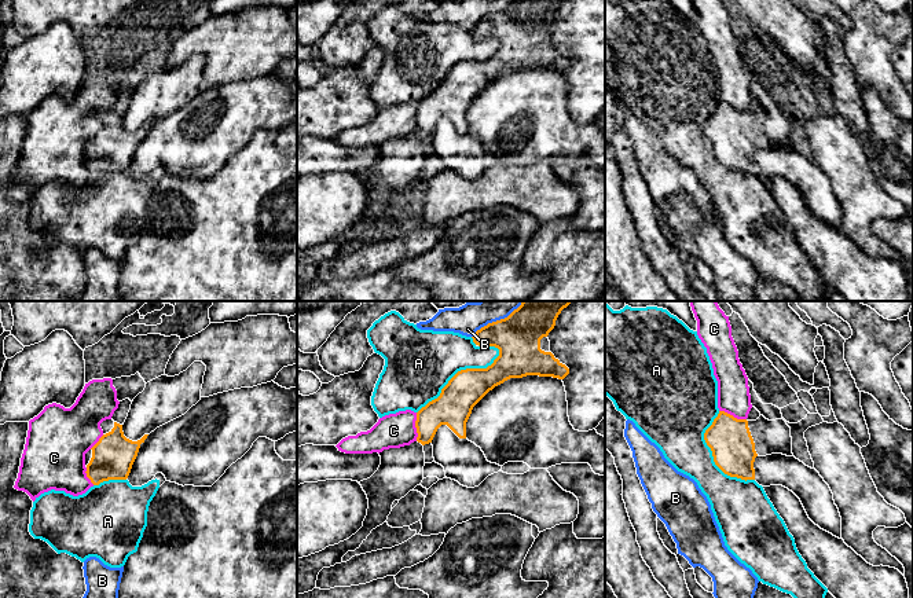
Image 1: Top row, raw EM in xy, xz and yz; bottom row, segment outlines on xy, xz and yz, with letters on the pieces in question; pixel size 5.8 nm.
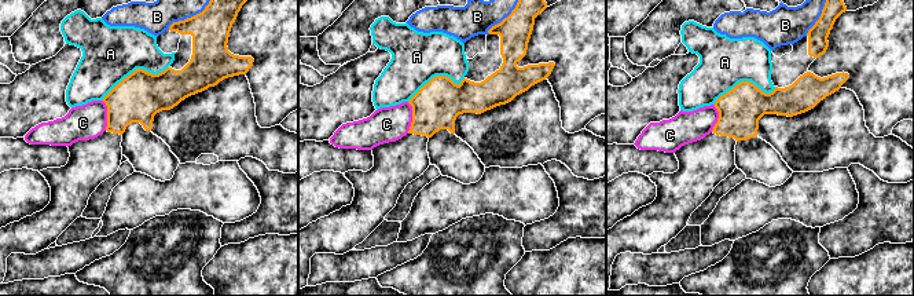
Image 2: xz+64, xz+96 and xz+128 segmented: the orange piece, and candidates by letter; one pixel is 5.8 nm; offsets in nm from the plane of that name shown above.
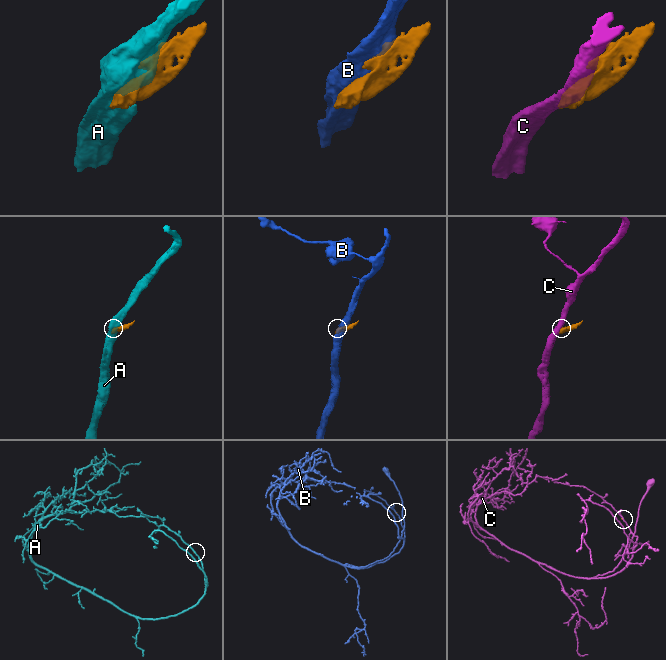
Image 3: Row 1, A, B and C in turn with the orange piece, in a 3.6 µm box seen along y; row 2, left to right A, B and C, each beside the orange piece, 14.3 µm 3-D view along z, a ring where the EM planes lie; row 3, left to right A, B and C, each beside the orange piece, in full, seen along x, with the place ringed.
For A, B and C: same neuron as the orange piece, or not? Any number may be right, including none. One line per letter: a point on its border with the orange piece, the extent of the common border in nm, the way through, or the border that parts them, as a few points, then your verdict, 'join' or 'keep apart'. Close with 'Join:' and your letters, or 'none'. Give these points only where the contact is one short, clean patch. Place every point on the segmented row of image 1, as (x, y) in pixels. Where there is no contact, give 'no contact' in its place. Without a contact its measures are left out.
A: contact xz (458, 371); length 600 nm; keep apart
B: contact xz (497, 320); length 360 nm; keep apart
C: contact xz (415, 426); length 170 nm; keep apart
Join: none

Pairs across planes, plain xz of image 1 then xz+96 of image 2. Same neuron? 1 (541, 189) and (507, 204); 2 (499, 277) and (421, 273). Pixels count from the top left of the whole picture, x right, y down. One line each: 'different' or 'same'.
1: same
2: same

